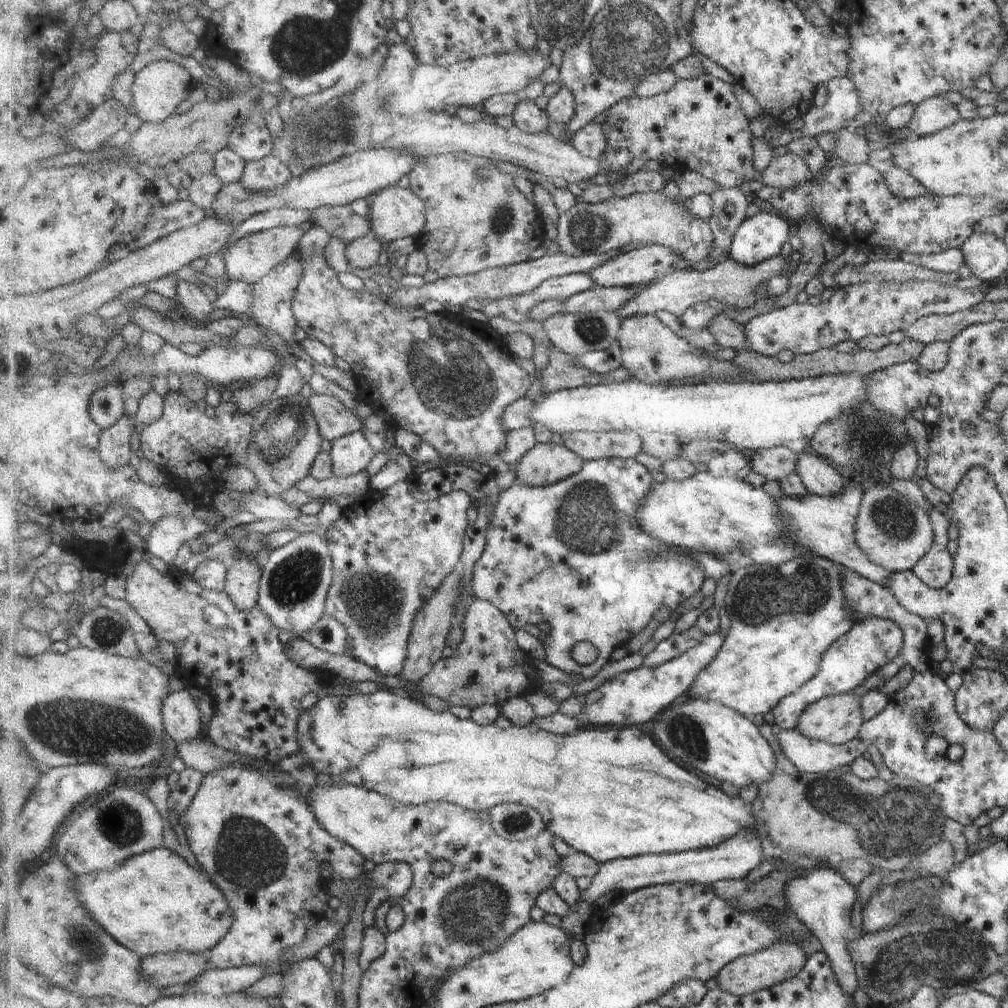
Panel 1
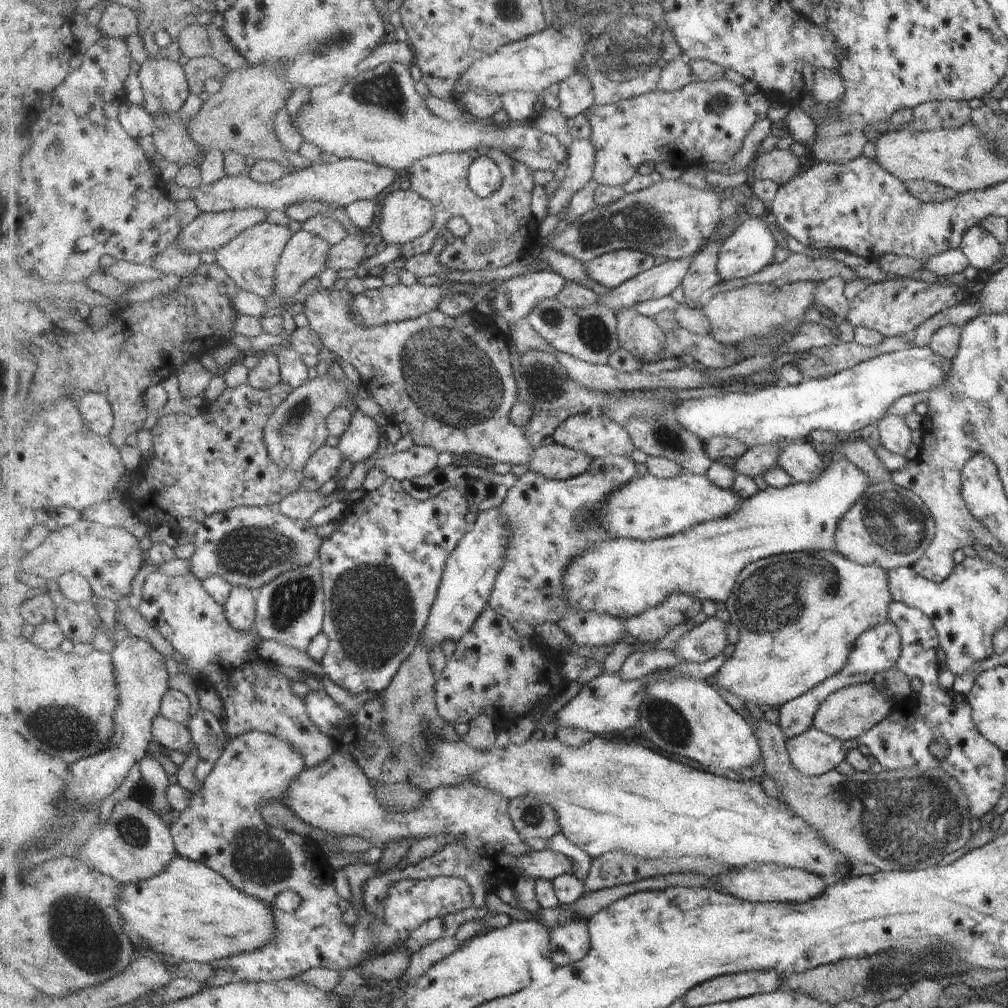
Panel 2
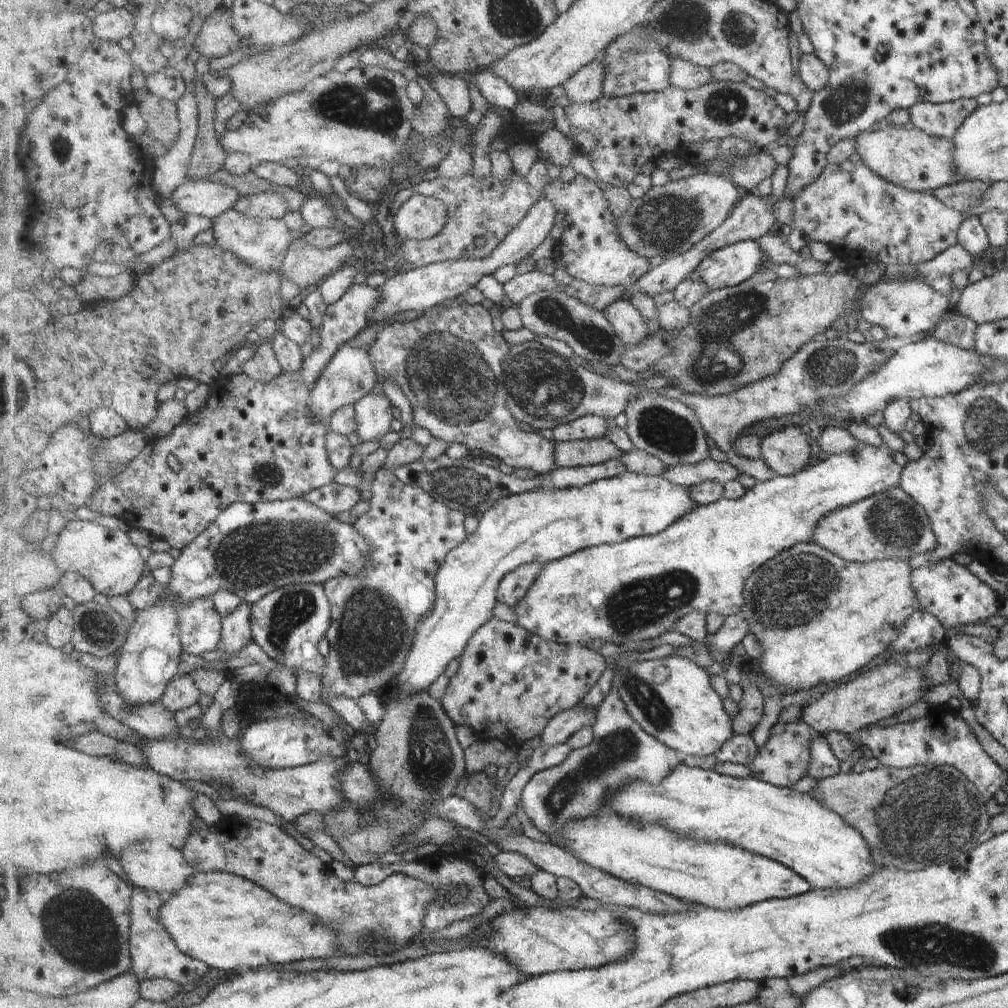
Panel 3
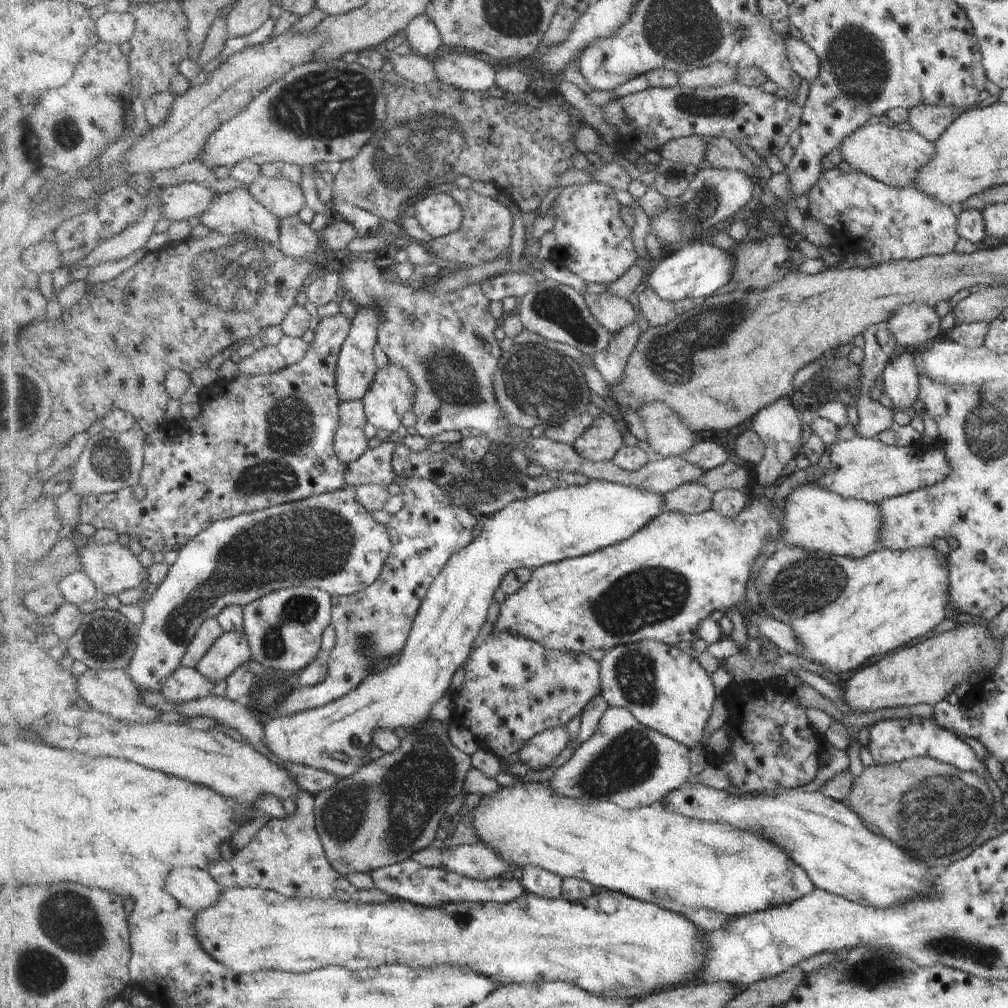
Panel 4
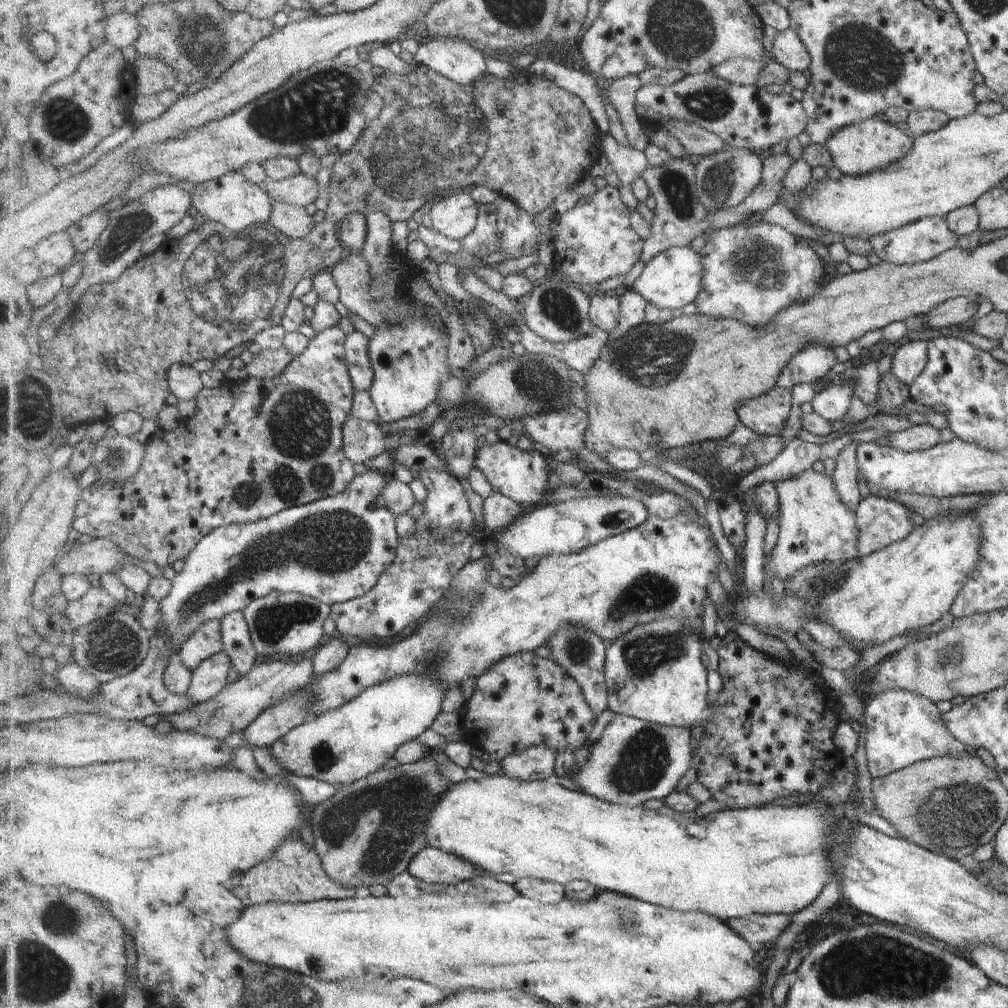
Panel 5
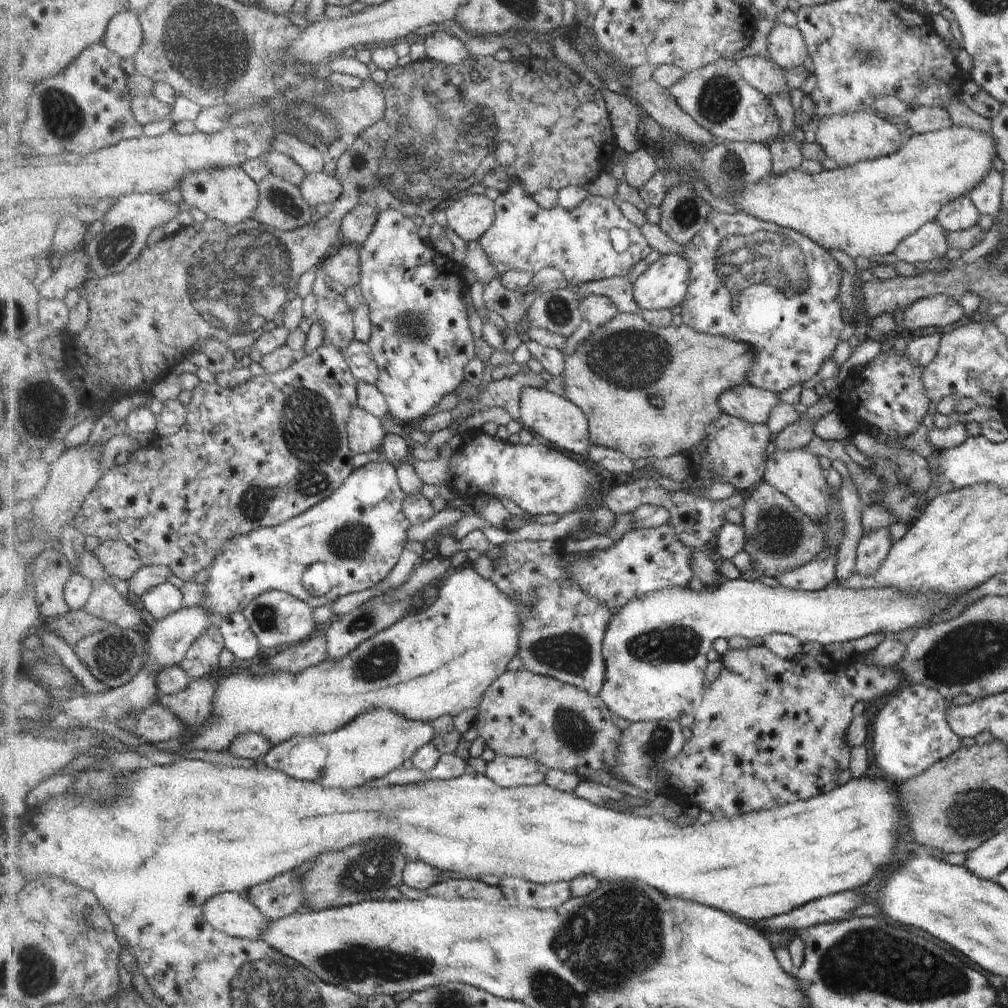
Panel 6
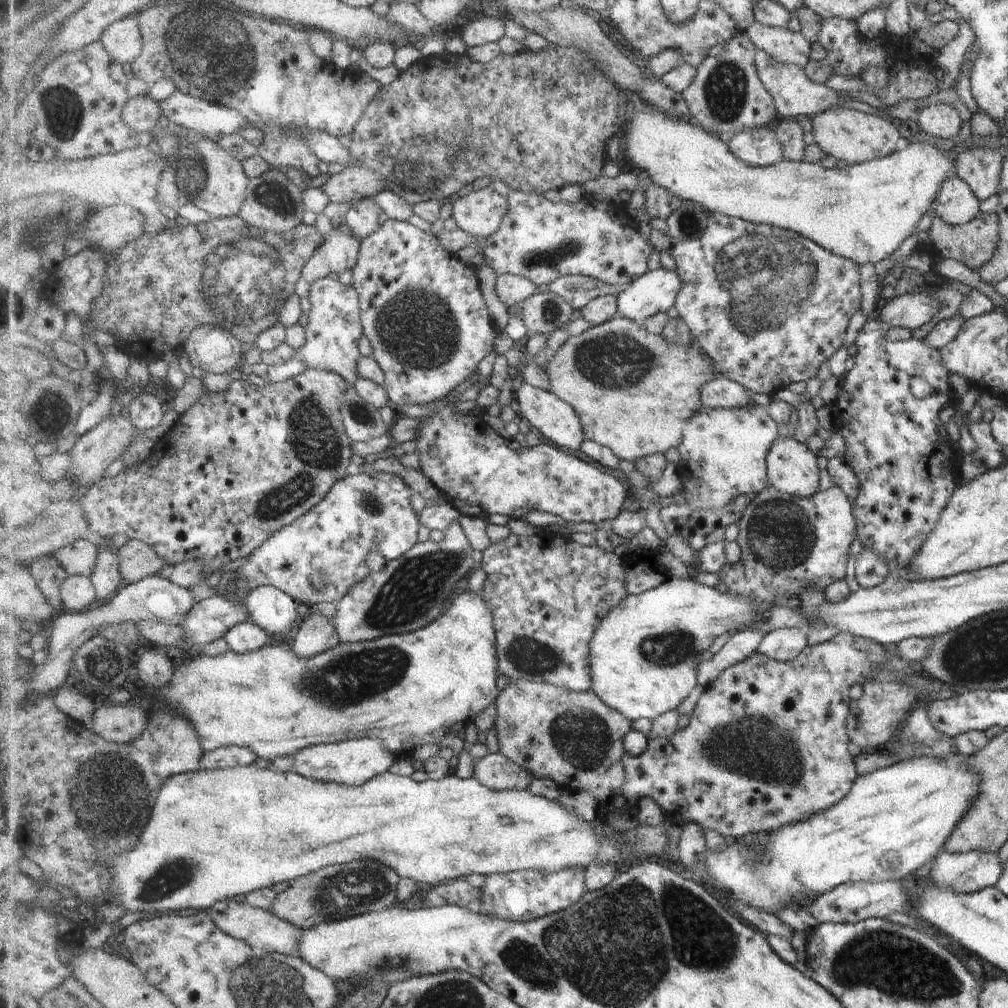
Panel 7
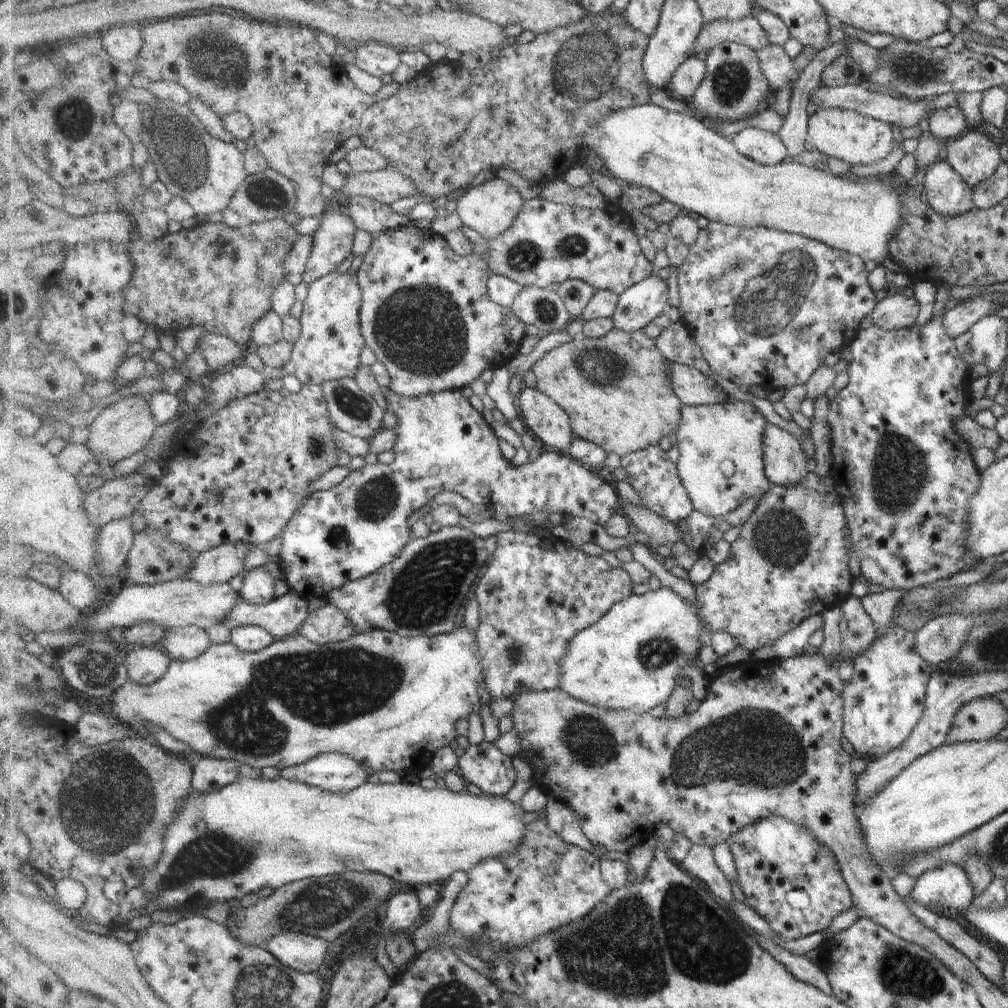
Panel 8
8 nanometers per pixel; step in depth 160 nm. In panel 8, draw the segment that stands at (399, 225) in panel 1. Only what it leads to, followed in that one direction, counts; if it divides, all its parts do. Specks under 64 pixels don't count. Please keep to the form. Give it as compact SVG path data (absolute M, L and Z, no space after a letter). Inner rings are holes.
M494 176L488 181L481 180L479 184L474 185L460 196L457 201L457 212L463 224L477 230L486 239L492 239L513 226L526 200L506 180Z

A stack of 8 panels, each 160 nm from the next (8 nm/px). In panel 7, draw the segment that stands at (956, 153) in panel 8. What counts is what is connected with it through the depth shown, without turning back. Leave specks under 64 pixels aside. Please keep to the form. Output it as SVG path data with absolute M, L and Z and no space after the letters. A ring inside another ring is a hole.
M970 147L957 153L954 174L963 179L979 202L997 195L1002 150Z

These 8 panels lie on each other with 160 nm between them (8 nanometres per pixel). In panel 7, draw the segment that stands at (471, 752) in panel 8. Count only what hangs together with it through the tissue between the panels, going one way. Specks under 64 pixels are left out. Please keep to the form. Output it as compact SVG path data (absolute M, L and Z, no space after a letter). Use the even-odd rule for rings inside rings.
M489 752L474 763L473 777L496 791L519 789L527 791L535 780L533 773L521 768L501 752Z

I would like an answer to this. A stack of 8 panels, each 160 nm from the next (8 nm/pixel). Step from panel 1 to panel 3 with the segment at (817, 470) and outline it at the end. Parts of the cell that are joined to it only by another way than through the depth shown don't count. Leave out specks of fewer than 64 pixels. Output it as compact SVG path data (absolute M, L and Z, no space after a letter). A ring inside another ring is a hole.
M788 426L762 439L762 459L781 476L796 475L814 462L815 448L810 446L797 426Z

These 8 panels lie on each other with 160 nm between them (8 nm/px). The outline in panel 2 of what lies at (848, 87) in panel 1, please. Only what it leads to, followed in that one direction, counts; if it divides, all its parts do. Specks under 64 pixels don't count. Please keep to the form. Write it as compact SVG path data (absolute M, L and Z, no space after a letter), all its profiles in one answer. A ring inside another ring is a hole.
M813 68L814 77L809 94L821 105L830 107L839 103L844 94L844 85L840 76L833 69Z

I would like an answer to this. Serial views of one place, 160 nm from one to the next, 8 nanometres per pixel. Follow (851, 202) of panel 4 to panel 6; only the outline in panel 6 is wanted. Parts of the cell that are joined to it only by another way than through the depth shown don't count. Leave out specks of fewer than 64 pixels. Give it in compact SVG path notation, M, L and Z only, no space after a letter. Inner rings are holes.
M936 220L922 224L919 230L901 240L892 253L909 264L941 258L949 250L945 233Z

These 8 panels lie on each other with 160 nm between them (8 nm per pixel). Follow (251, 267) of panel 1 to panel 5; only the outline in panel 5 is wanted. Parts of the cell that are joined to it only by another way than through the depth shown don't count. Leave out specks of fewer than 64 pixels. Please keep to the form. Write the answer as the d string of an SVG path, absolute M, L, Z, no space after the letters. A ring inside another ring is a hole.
M241 171L230 172L220 179L194 185L189 193L194 202L194 211L198 211L206 220L217 221L235 232L243 232L253 224L270 222L272 196Z

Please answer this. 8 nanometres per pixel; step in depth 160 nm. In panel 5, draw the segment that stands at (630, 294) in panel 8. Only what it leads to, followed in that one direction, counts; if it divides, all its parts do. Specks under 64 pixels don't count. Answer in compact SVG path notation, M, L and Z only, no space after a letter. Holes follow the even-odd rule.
M673 247L653 257L634 281L632 288L649 303L662 309L679 311L685 304L695 302L702 291L704 263L702 255L688 247Z

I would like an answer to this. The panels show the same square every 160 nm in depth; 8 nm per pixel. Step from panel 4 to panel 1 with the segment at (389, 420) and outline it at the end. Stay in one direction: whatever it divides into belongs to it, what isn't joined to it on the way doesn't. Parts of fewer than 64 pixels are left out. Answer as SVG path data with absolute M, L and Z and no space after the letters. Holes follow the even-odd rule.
M362 430L335 439L330 452L334 476L341 478L367 472L376 454L374 446Z

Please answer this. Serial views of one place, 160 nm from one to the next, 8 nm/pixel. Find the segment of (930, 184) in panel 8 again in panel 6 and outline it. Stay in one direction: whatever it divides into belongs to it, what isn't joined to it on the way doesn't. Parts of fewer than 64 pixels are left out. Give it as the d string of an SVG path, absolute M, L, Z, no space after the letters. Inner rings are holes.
M961 195L944 204L935 220L945 231L962 231L978 224L980 212L967 195Z

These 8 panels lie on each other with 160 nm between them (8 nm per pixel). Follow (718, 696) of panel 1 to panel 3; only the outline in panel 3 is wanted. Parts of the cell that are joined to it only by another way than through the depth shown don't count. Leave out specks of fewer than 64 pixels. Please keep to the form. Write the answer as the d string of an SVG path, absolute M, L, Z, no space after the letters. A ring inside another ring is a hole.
M811 542L797 543L795 546L784 550L781 554L768 560L761 568L753 572L744 586L745 604L741 614L747 618L751 625L751 633L757 636L760 644L764 648L762 656L750 662L760 674L763 674L766 680L769 680L781 692L796 692L797 690L810 689L816 685L827 685L828 683L839 681L841 678L849 676L849 674L861 672L889 652L892 642L897 638L898 632L900 633L904 626L905 619L912 612L921 610L912 591L912 584L910 583L911 571L912 568L907 559L891 558L874 560L864 564L852 563L851 561L841 560L840 557L827 552L820 545Z

